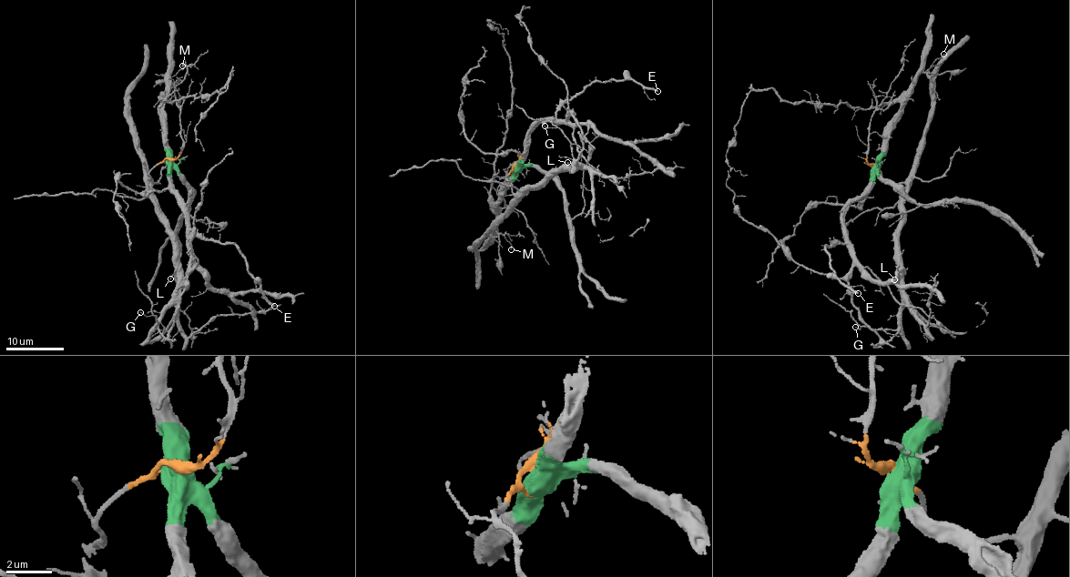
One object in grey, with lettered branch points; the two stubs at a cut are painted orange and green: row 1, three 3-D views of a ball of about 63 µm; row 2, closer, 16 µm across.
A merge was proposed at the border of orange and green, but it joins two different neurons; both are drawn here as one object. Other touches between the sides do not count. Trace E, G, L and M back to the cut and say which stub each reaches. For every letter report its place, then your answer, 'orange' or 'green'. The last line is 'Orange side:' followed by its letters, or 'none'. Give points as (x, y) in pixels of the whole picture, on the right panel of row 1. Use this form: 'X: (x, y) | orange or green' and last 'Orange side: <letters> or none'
E: (858, 293) | green
G: (855, 327) | orange
L: (894, 279) | orange
M: (943, 54) | green
Orange side: G, L

